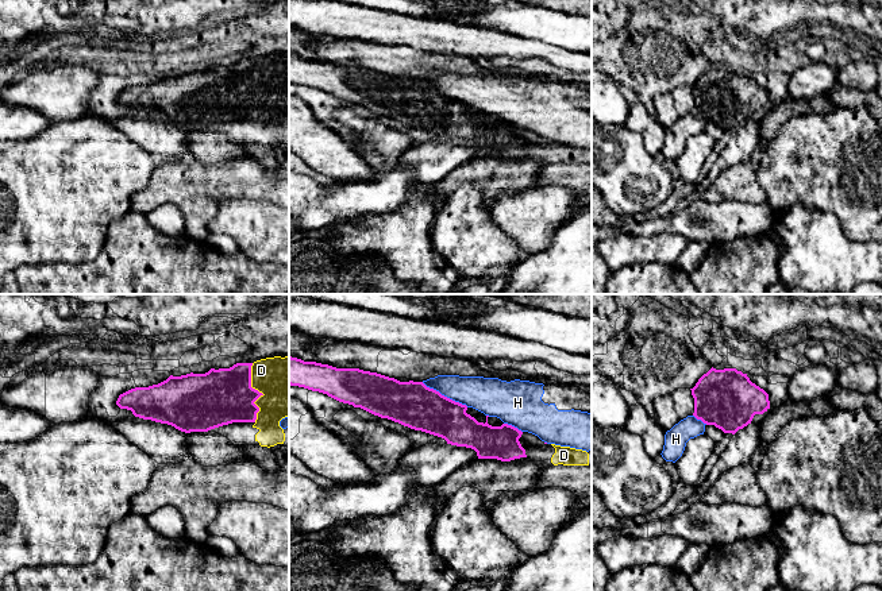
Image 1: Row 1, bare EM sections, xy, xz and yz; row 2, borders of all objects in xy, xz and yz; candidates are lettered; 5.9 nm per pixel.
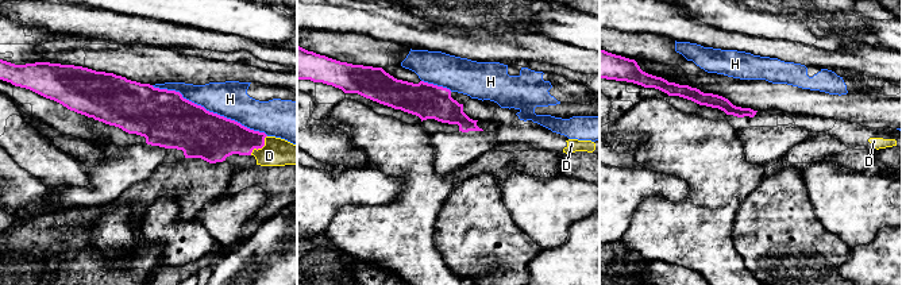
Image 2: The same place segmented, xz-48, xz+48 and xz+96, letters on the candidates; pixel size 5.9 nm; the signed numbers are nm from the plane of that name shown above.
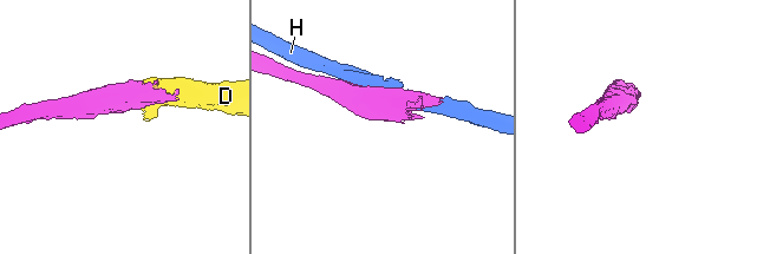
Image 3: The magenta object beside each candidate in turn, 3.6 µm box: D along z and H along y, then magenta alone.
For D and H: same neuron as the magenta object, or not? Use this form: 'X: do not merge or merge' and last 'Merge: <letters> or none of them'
D: merge
H: do not merge
Merge: D

